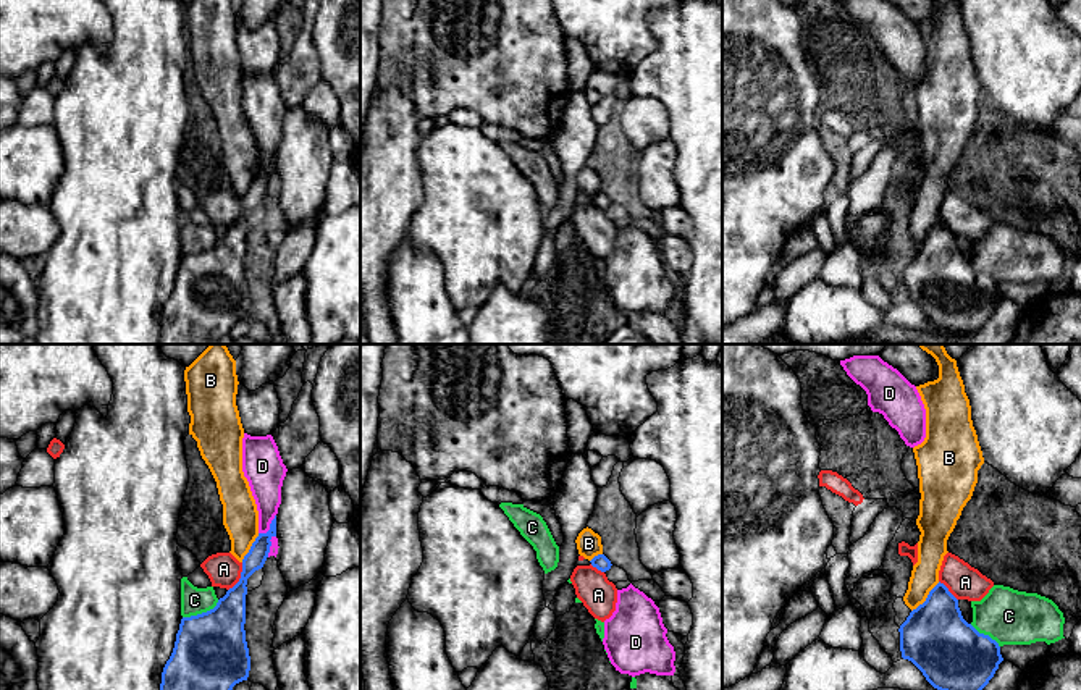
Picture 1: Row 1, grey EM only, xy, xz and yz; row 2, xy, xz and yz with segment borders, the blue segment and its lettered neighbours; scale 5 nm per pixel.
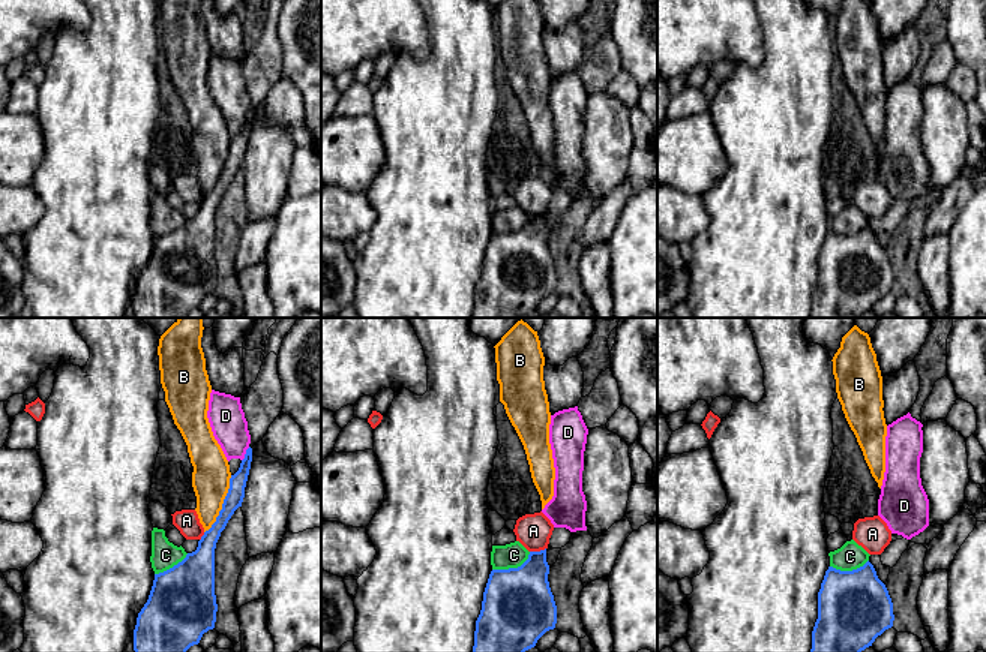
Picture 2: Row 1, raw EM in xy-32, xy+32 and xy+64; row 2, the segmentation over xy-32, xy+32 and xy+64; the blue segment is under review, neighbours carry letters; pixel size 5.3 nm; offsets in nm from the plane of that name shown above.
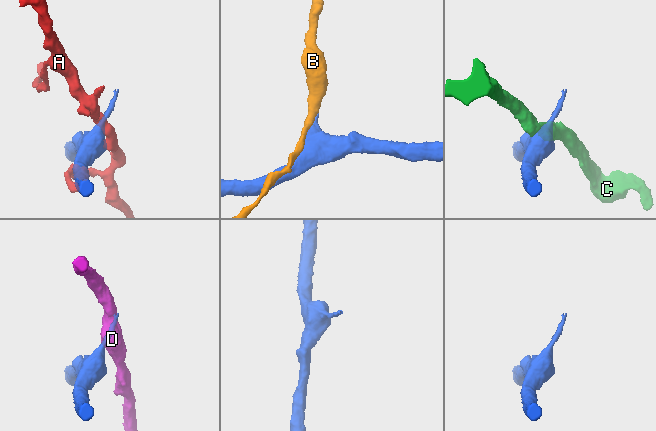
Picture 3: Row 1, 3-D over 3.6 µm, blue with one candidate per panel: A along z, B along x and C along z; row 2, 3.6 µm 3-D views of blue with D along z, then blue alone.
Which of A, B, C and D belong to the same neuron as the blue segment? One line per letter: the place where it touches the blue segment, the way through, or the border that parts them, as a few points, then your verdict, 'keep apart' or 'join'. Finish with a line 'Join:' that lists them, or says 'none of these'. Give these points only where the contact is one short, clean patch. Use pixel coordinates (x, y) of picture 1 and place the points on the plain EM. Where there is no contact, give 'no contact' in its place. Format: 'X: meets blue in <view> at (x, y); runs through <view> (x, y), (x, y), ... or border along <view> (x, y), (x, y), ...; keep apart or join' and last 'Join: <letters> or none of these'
A: meets blue in xy at (241, 215); border along xy (243, 201), (239, 217), (228, 228); keep apart
B: meets blue in yz at (926, 236); keep apart
C: meets blue in xy at (202, 251); keep apart
D: meets blue in xy at (270, 165); border along xy (275, 152), (270, 165), (259, 172); keep apart
Join: none of these

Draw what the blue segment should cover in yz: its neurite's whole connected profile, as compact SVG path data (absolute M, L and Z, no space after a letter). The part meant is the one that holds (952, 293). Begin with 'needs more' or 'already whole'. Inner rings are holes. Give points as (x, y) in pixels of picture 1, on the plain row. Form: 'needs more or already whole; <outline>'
already whole; M940 220L898 270L902 296L950 333L978 333L1003 299L999 281L963 257L958 238Z

